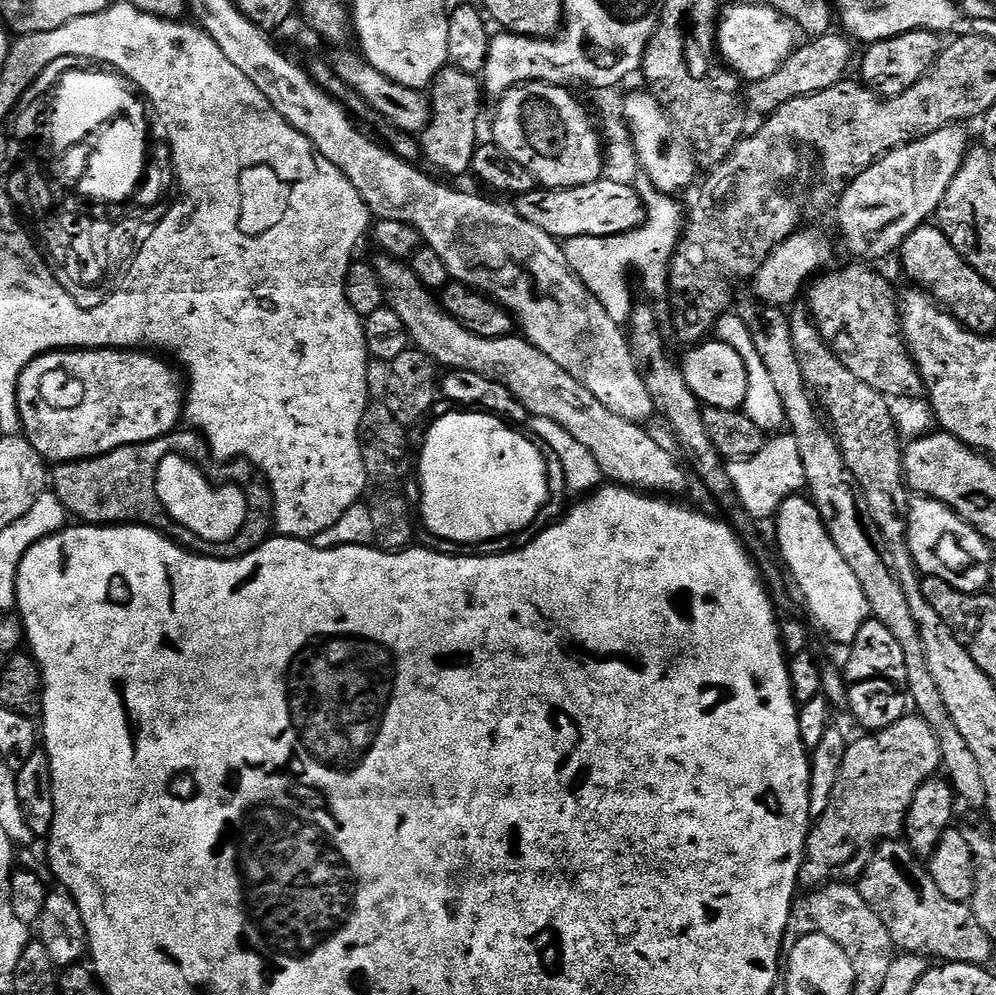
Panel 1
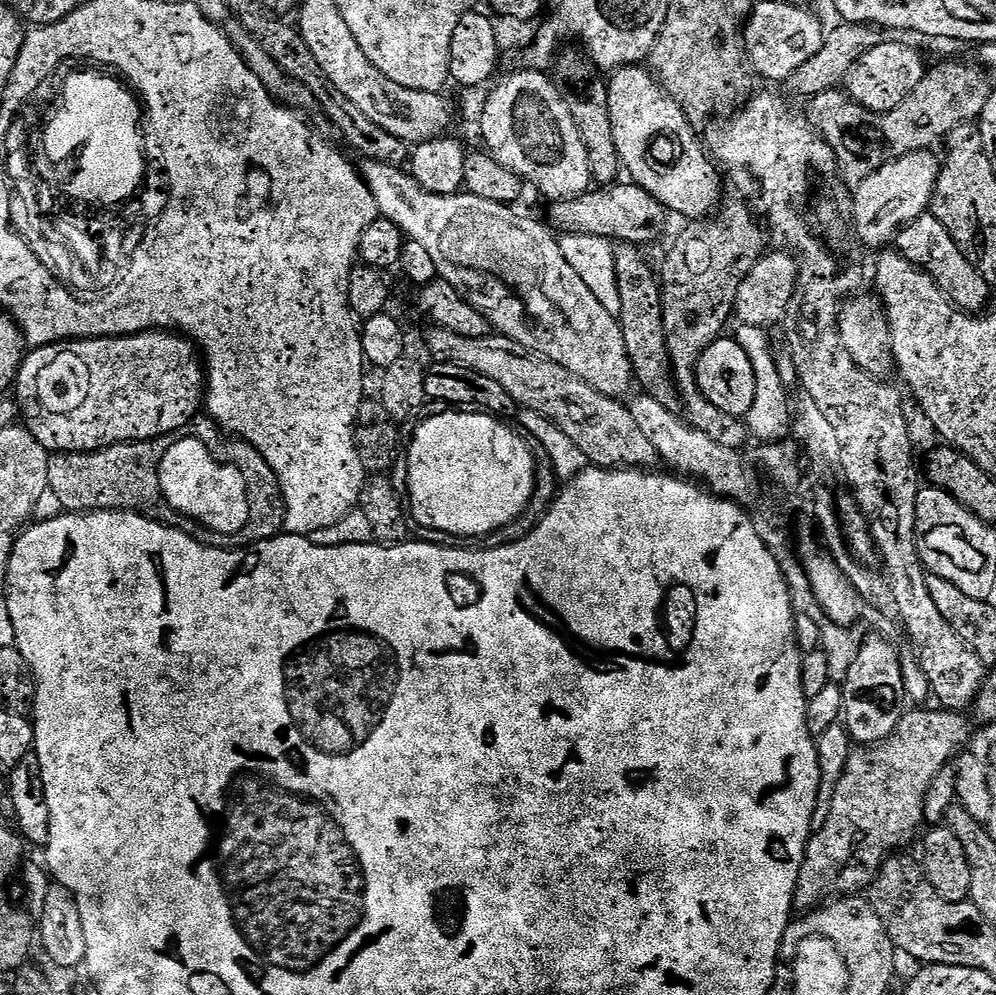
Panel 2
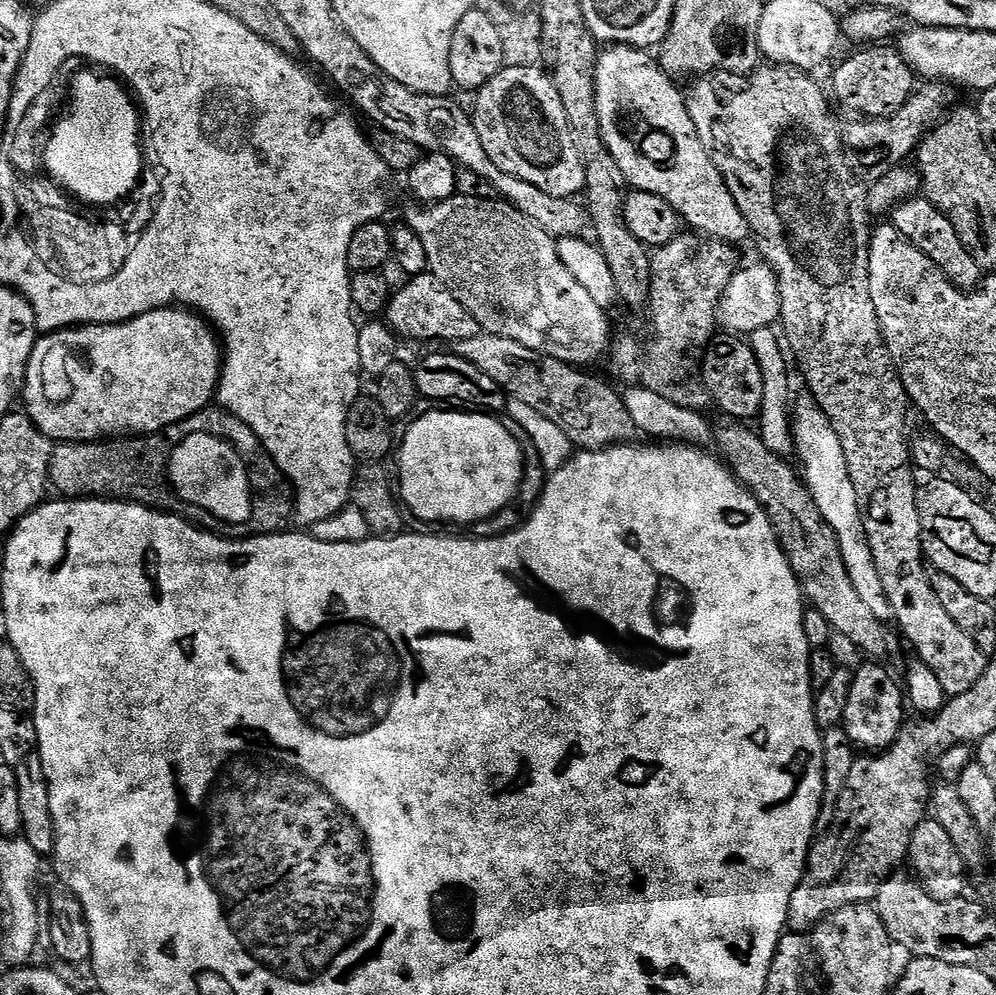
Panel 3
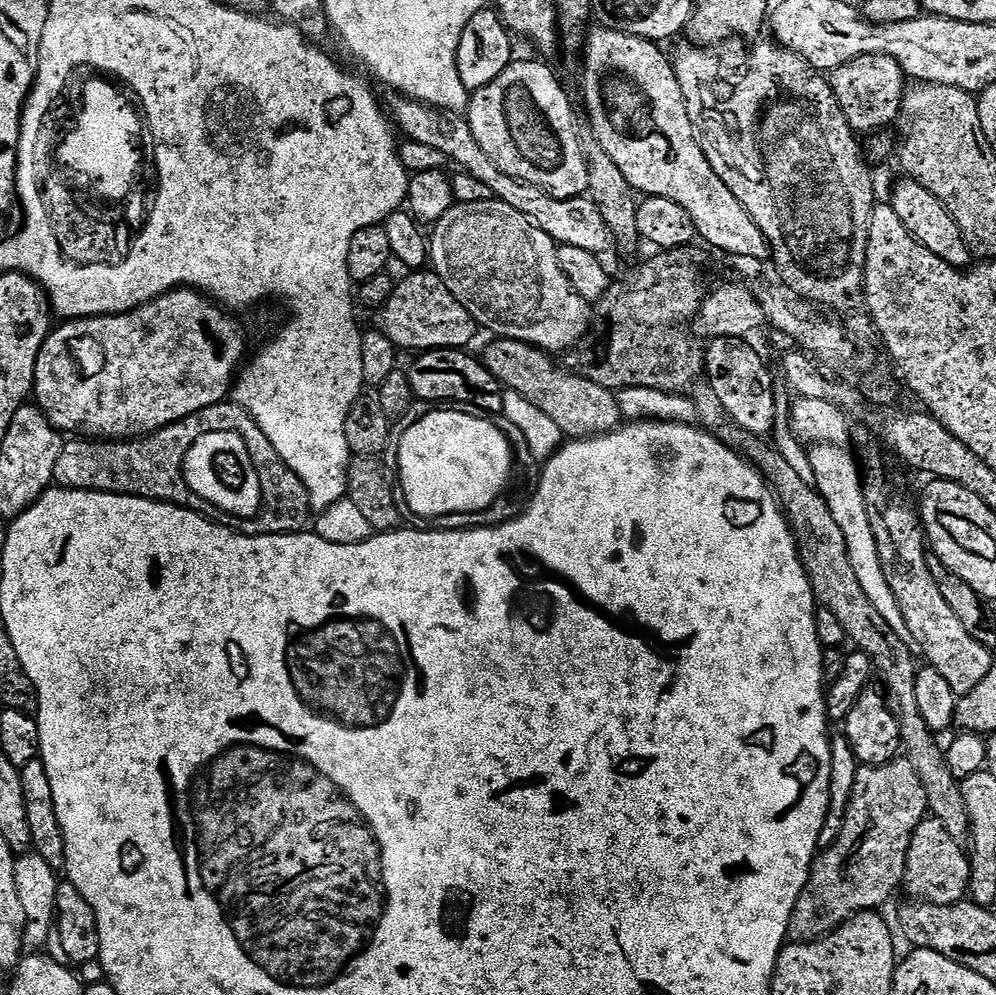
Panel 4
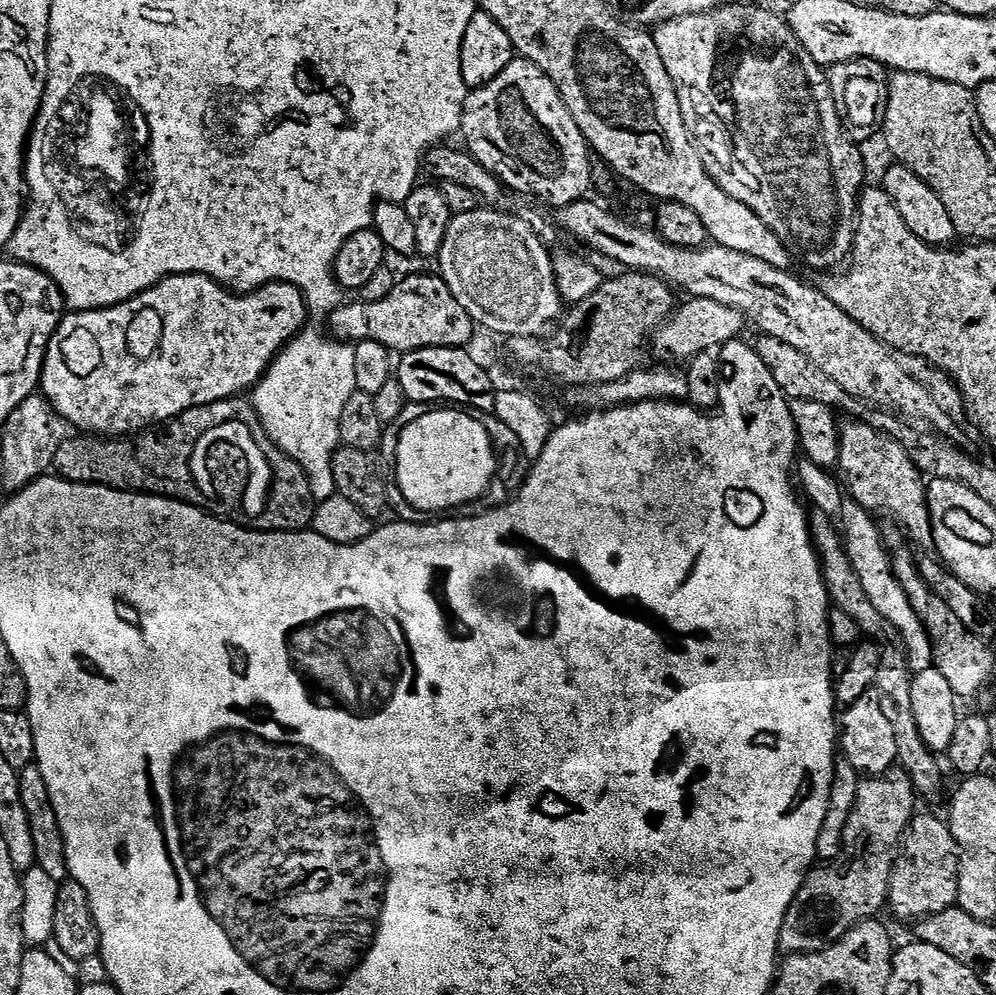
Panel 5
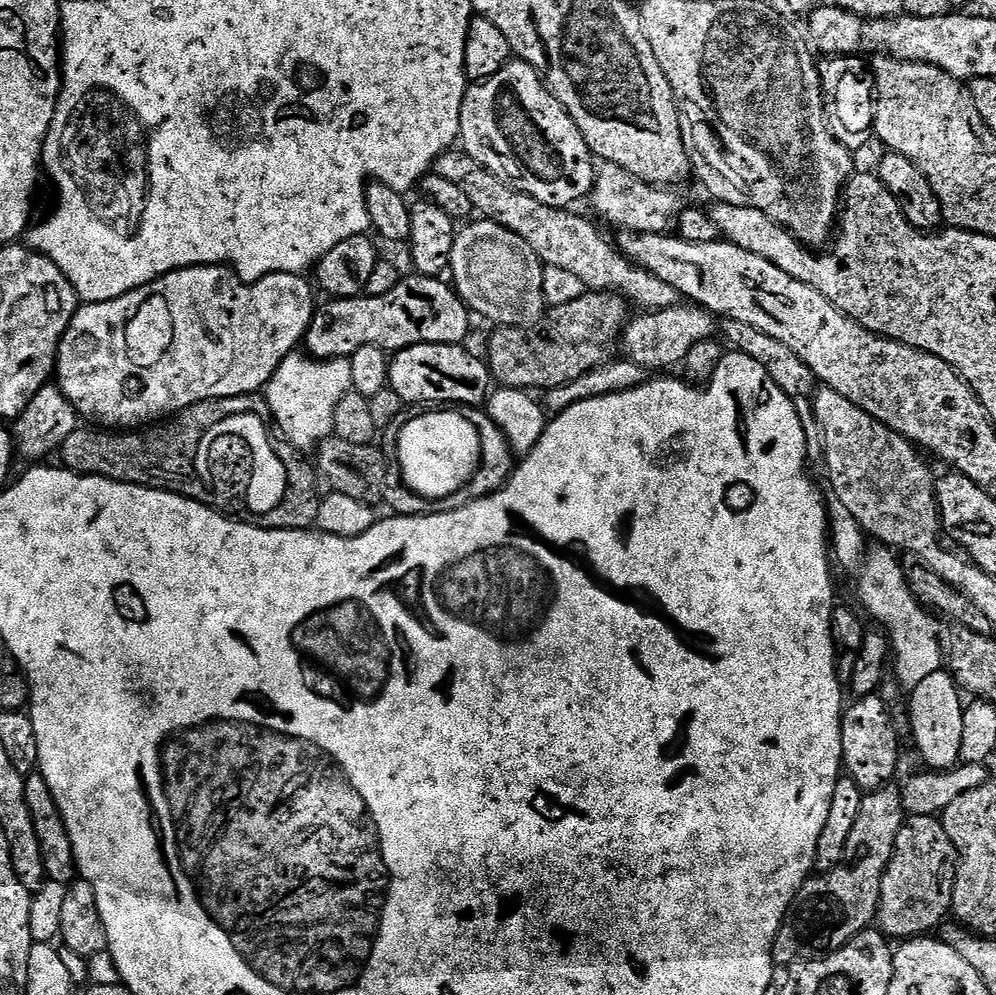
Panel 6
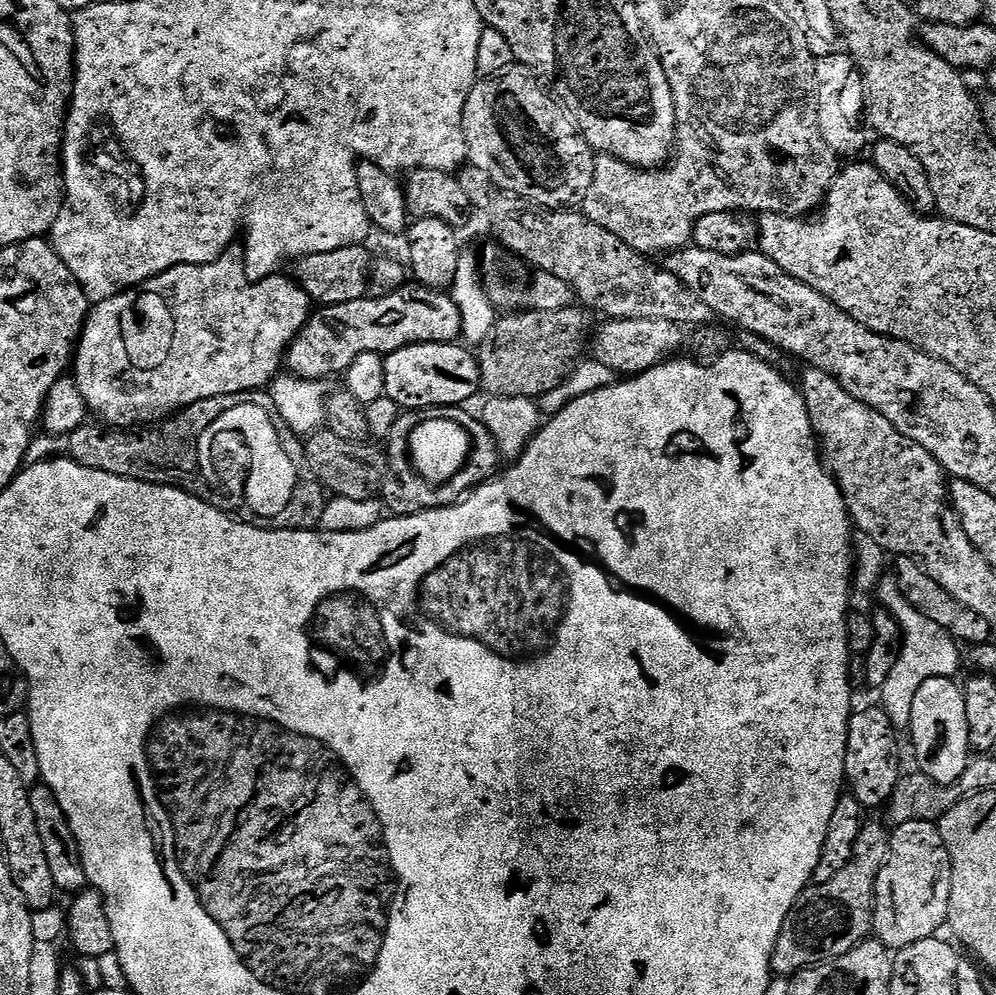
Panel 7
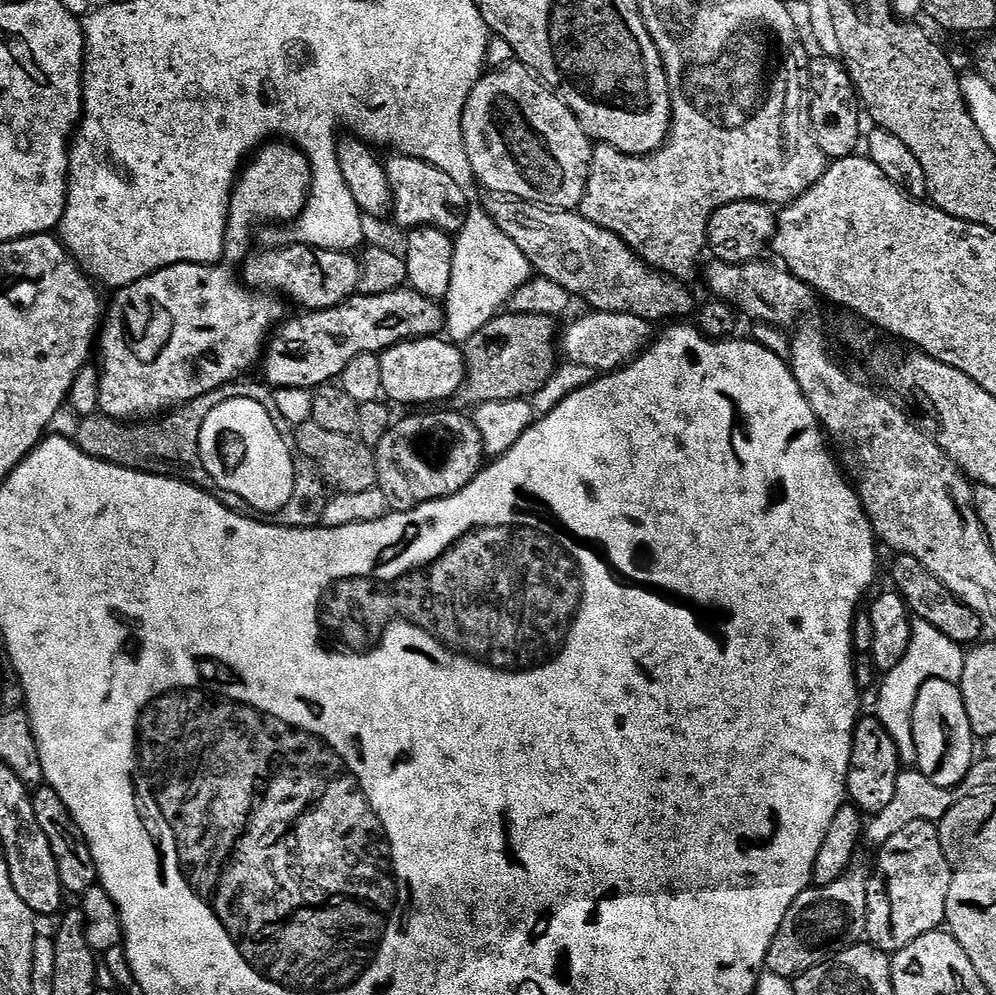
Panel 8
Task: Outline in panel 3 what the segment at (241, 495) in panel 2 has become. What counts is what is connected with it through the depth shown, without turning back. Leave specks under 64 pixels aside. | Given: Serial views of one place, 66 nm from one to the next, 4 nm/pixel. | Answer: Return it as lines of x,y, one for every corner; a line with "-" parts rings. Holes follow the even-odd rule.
207,432
192,434
172,452
168,476
183,503
207,510
213,519
225,524
247,524
251,520
254,499
251,473
240,452
228,441

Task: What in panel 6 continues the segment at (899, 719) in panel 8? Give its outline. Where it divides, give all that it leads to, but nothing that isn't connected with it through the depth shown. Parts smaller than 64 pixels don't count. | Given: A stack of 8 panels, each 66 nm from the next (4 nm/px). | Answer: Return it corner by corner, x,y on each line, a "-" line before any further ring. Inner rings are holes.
887,546
869,547
858,580
860,600
865,608
863,611
869,617
872,615
878,623
885,624
880,626
886,629
890,637
894,660
900,663
900,687
911,690
921,685
930,674
943,669
946,664
946,644
942,639
942,628
940,632
939,626
936,625
937,617
921,604
910,590
901,557

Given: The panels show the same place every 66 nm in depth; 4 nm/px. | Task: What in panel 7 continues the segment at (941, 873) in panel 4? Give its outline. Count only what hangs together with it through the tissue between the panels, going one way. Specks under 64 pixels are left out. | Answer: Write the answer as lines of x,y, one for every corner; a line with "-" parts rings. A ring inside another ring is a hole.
915,820
895,825
888,842
888,857
878,874
873,904
873,933
889,950
899,950
914,942
931,940
948,922
950,910
950,882
952,881
952,859
946,850
946,842
940,833
939,823
931,820

